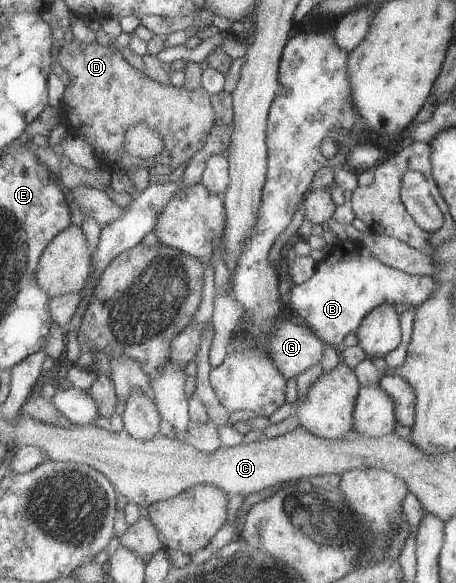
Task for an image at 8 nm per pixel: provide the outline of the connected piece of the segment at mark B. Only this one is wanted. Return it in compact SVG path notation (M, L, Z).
M359 241L355 244L343 242L333 245L325 257L315 263L313 274L303 284L292 286L290 290L290 308L300 316L312 332L323 342L338 349L341 348L341 340L348 332L355 332L361 319L373 308L381 304L406 304L412 307L419 306L423 300L427 300L435 290L435 280L425 275L410 275L406 272L389 268L377 258L371 256L371 252Z

